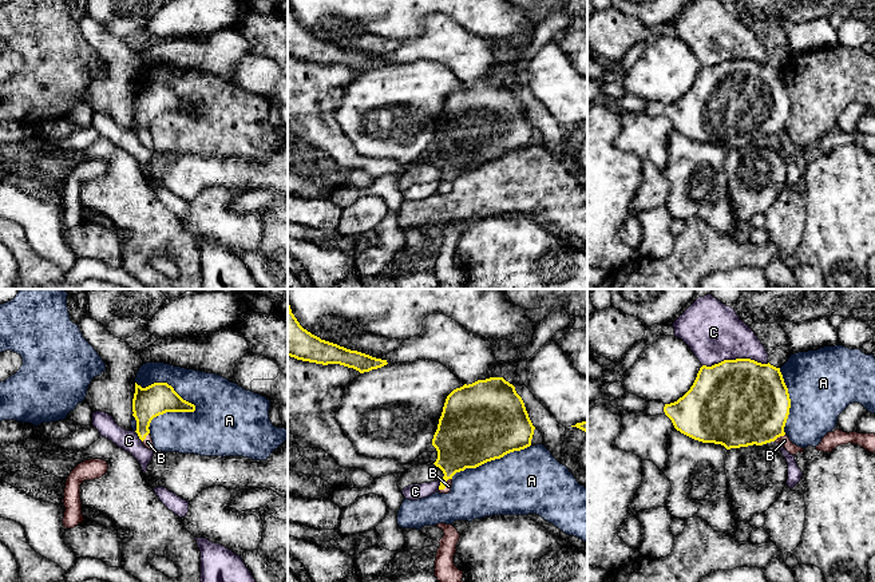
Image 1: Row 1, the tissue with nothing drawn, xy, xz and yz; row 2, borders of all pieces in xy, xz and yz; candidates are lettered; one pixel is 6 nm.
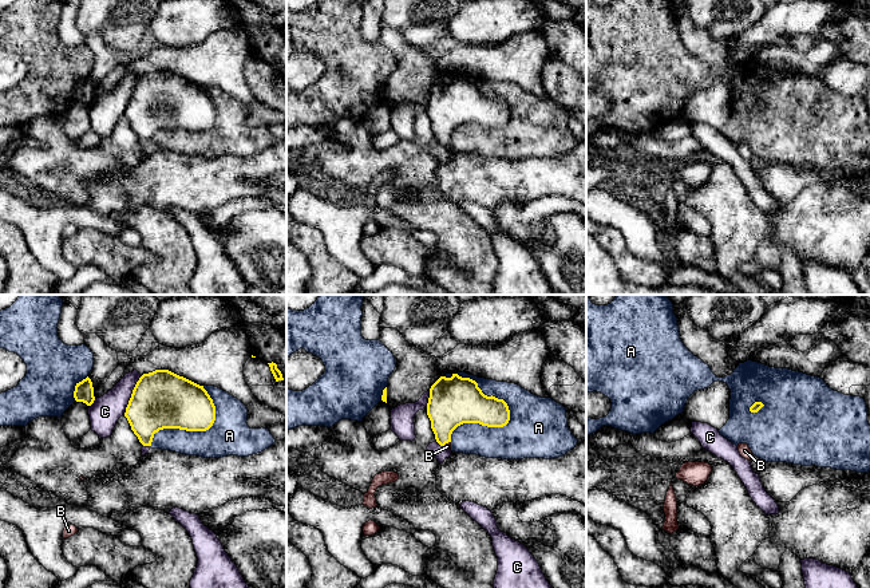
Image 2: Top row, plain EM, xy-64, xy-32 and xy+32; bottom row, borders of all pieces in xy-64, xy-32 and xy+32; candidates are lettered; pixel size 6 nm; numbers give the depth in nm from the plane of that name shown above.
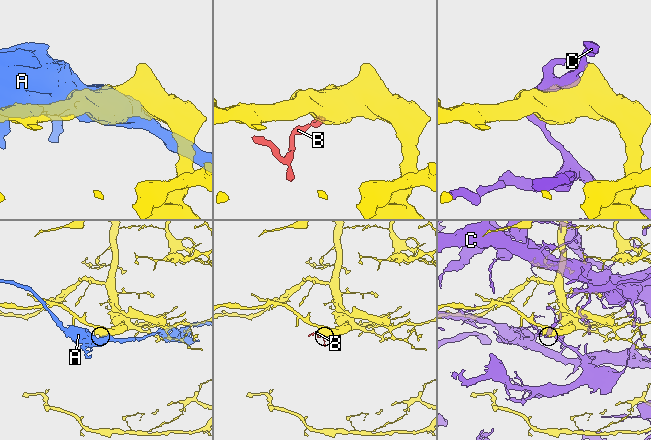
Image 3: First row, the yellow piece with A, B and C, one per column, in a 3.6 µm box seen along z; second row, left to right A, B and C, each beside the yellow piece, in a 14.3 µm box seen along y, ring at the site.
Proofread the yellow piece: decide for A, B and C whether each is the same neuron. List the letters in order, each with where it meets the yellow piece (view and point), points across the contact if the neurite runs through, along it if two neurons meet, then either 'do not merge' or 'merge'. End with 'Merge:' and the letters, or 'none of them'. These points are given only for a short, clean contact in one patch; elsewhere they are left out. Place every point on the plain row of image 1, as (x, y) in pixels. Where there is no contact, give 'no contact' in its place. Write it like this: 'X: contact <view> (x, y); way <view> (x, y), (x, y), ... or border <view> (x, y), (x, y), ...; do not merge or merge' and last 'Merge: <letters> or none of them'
A: contact xy (166, 83); do not merge
B: contact yz (779, 137); way yz (751, 106), (779, 137), (784, 141); merge
C: contact yz (736, 59); do not merge
Merge: B

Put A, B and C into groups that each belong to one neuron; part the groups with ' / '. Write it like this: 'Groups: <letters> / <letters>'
Groups: A / B / C

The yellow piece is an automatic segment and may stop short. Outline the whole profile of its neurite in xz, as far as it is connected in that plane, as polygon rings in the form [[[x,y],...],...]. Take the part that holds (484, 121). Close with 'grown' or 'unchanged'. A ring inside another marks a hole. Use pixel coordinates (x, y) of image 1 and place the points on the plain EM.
[[[490,78],[464,84],[454,90],[446,99],[432,146],[438,151],[433,163],[444,177],[440,179],[440,194],[448,194],[452,177],[466,169],[476,169],[487,162],[520,151],[531,146],[535,127],[526,111],[522,98],[515,87],[503,78]]]; grown

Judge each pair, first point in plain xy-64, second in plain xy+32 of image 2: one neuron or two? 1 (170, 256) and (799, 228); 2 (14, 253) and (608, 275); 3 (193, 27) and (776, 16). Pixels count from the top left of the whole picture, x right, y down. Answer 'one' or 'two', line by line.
1: two
2: two
3: one

